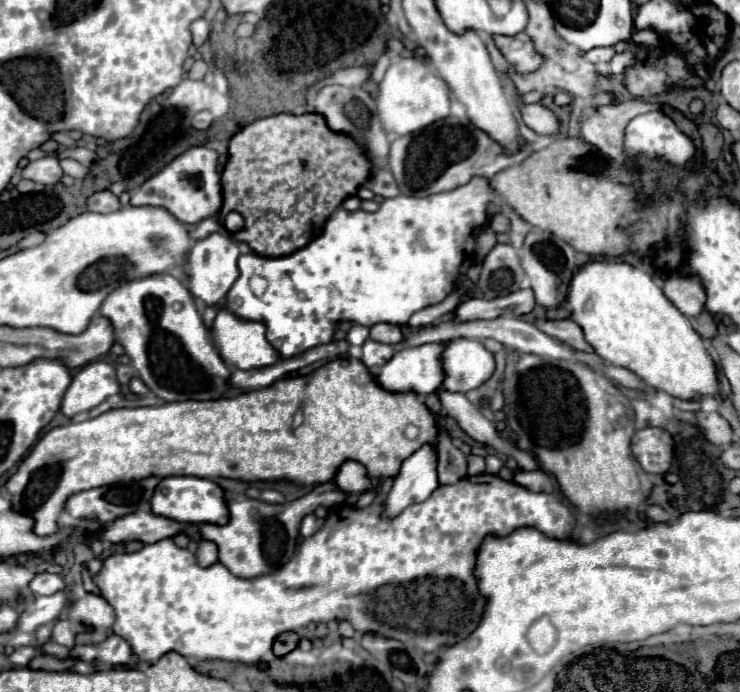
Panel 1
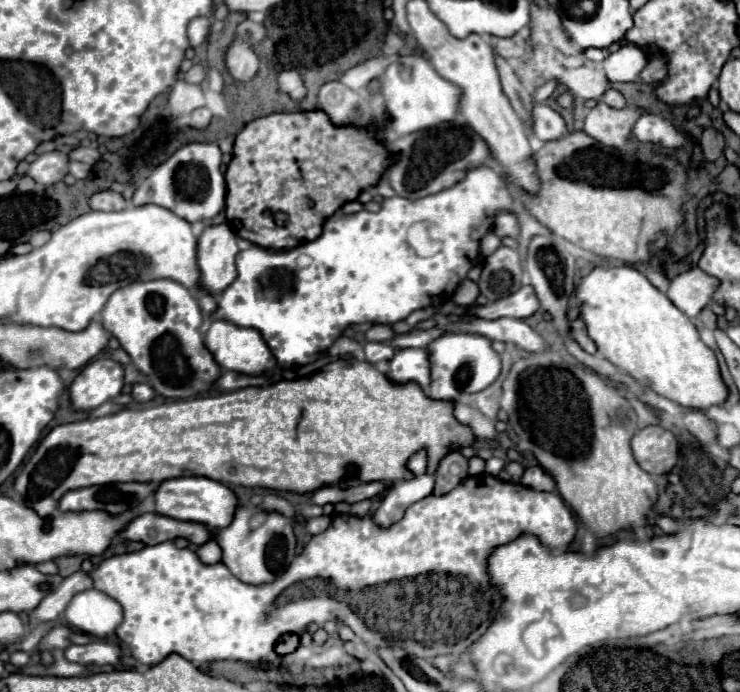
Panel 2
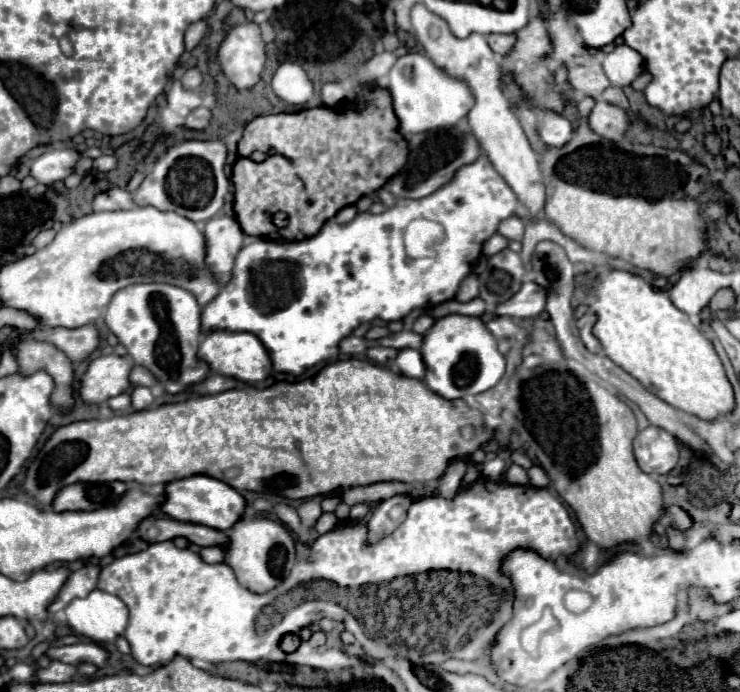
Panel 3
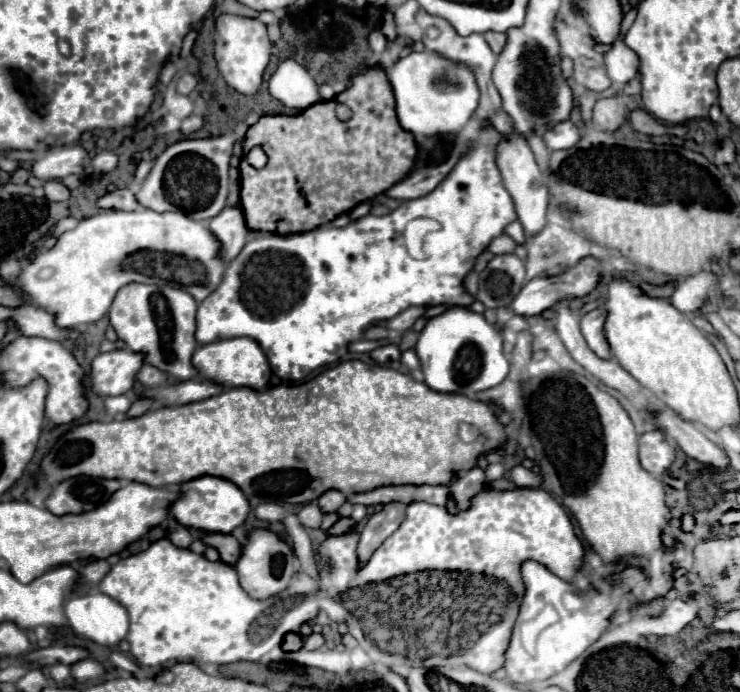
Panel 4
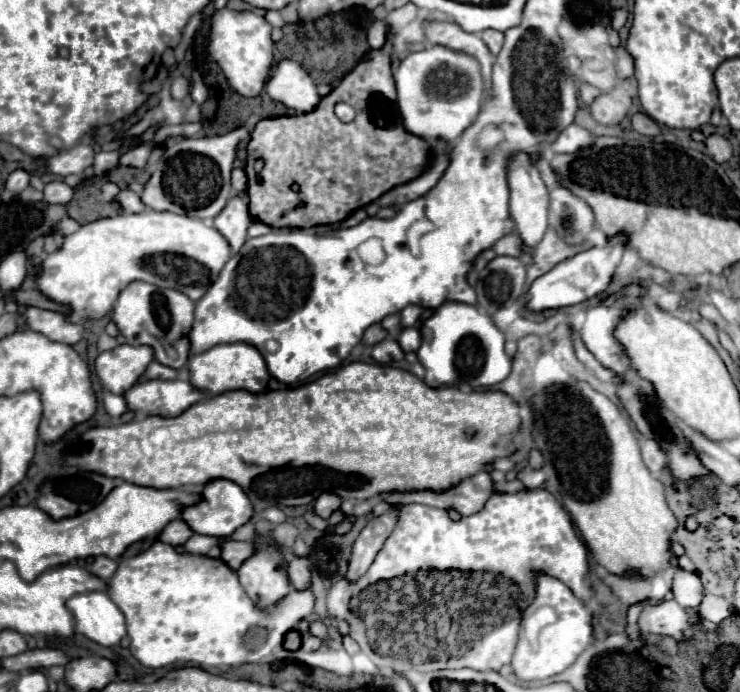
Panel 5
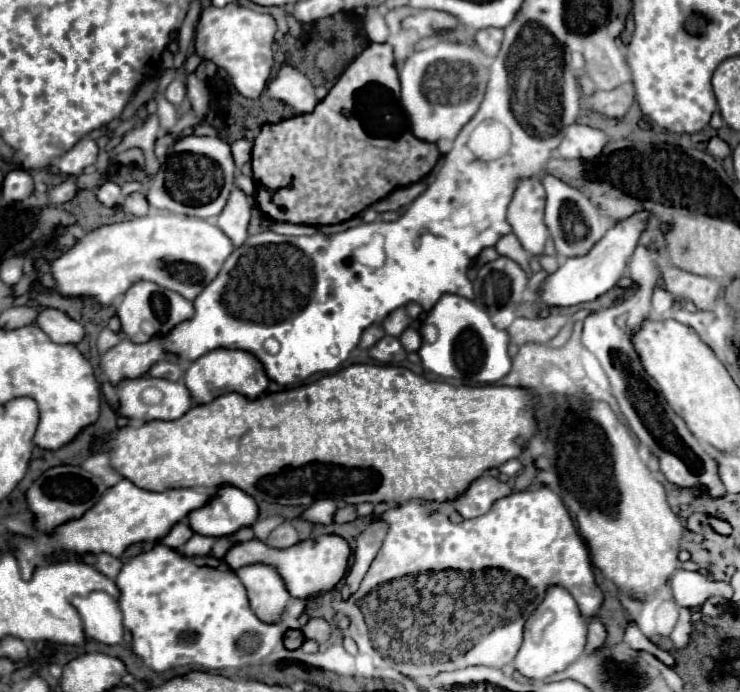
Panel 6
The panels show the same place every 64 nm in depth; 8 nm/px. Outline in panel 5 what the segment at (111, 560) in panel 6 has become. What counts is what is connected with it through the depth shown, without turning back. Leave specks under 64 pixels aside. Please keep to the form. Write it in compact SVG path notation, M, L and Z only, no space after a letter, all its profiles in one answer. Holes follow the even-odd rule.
M98 556L90 566L94 566L94 568L90 568L90 570L92 570L98 578L110 580L112 574L116 572L116 568L118 568L118 562L112 560L112 558L108 558L108 556Z

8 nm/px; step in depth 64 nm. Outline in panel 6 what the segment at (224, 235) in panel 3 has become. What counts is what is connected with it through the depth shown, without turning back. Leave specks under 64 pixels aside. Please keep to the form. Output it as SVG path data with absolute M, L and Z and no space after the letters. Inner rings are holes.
M234 188L222 214L218 216L220 230L234 242L234 246L240 246L248 238L252 210L254 202L240 188Z

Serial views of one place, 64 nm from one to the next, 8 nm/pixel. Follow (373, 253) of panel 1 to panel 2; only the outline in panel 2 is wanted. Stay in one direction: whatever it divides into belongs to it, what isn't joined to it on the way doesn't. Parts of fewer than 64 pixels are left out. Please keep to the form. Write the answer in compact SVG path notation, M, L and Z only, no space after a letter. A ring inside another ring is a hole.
M478 166L478 168L472 168L466 172L466 176L456 182L452 188L446 188L438 194L430 194L426 198L418 198L418 200L408 200L408 198L400 198L400 196L394 196L394 198L388 198L382 202L382 210L380 212L368 212L368 210L360 210L358 214L342 214L342 212L336 212L334 216L330 216L326 222L324 222L324 230L322 234L312 240L312 242L304 242L296 248L290 248L290 250L270 250L270 248L262 248L262 246L256 246L252 244L248 250L242 250L236 258L236 270L238 270L238 278L220 294L220 300L218 300L218 306L216 310L212 312L212 320L228 320L240 328L254 328L262 334L264 342L268 344L270 350L274 350L274 358L278 362L280 368L298 368L298 366L306 366L314 360L318 360L322 354L326 354L326 350L336 342L336 338L342 336L344 328L352 326L352 324L364 324L364 322L376 322L376 324L392 324L392 322L398 322L398 320L404 320L408 318L410 312L414 310L420 310L420 308L426 308L426 306L438 306L442 300L450 298L456 290L456 286L466 278L468 270L466 270L466 258L468 260L476 260L478 256L478 248L480 248L480 238L486 236L492 226L494 226L494 220L500 212L508 212L510 208L514 206L514 198L510 194L510 188L504 184L504 178L496 176L496 170L492 170L490 166ZM414 222L432 222L432 226L426 226L426 250L420 250L420 256L414 254L414 250L408 248L406 244L406 232L408 228L414 224Z

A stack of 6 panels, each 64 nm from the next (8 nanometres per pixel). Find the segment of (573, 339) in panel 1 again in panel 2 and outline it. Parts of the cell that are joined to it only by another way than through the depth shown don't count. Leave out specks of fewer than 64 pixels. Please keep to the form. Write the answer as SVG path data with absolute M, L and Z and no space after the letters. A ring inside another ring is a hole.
M574 320L572 324L570 324L570 336L588 352L588 354L594 354L596 352L596 344L590 340L590 336L588 336L588 332L586 332L586 324L584 324L584 320Z

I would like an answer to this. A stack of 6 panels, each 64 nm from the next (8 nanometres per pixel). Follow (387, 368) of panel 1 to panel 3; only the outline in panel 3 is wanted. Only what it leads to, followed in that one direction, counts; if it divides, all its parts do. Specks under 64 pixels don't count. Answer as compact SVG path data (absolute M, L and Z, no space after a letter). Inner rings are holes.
M404 348L400 350L398 358L396 358L396 366L400 370L400 374L410 376L410 378L422 378L424 376L424 362L418 350L414 348Z

